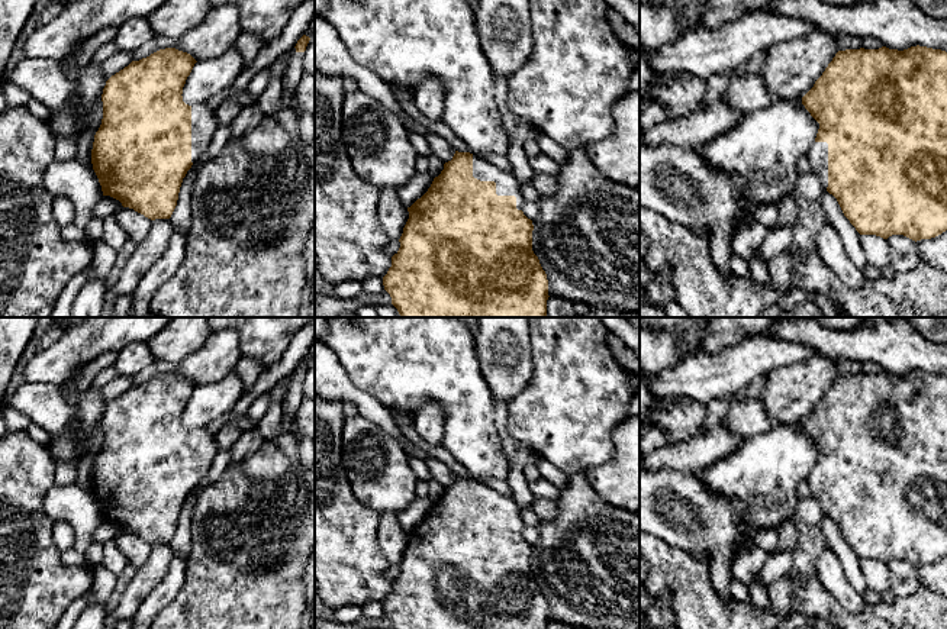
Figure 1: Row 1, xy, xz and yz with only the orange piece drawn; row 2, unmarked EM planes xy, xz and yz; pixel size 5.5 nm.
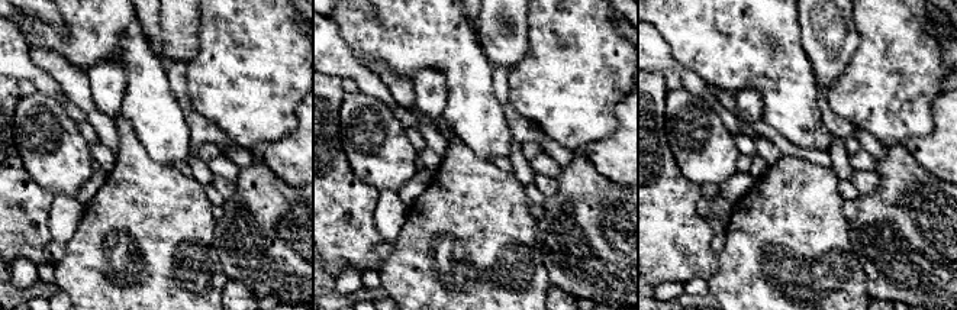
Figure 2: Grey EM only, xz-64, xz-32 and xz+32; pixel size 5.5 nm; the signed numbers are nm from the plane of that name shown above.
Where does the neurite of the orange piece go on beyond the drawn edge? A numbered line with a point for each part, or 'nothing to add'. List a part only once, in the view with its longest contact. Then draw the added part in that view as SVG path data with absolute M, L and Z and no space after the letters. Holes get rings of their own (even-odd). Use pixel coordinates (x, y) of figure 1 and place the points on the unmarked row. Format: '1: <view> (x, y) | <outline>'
1: xz (506, 509) | M473 480L473 501L480 506L495 506L497 520L515 520L516 533L522 535L525 523L521 517L521 507L512 497L506 497L479 480Z

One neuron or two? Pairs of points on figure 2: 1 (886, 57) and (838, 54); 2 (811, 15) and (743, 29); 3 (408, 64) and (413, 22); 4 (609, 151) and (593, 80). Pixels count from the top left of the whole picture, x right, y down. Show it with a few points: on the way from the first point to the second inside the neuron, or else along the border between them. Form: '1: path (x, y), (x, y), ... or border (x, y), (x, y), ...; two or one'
1: border (856, 22), (857, 48), (844, 71), (833, 84); two
2: border (796, 15), (801, 44), (805, 51); two
3: path (408, 54), (408, 38), (412, 32); one
4: border (615, 105), (616, 128), (582, 148); two

